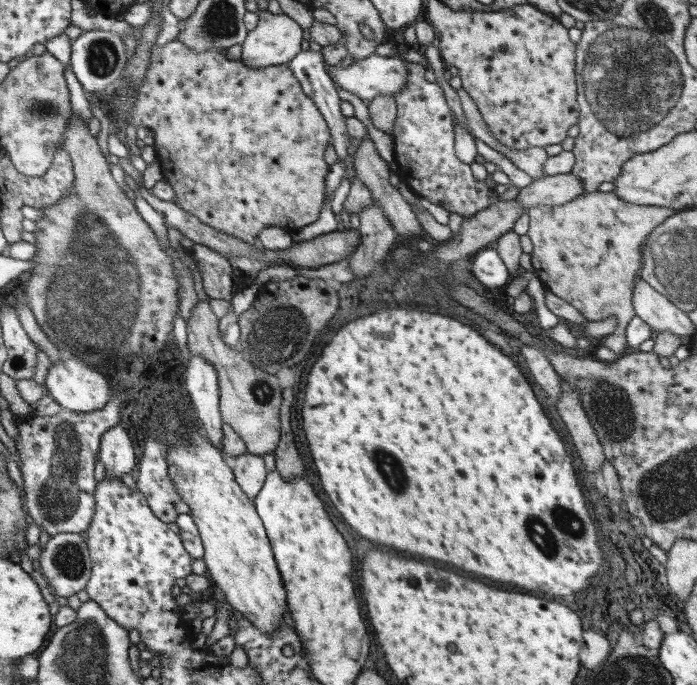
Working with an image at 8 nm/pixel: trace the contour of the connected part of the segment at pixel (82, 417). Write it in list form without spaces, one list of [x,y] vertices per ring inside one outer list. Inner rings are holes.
[[[128,391],[112,394],[104,409],[76,413],[64,409],[56,416],[15,418],[18,437],[12,438],[19,453],[22,467],[24,506],[35,524],[43,526],[51,536],[56,533],[84,532],[95,513],[95,464],[98,461],[100,439],[120,422],[120,408]]]

